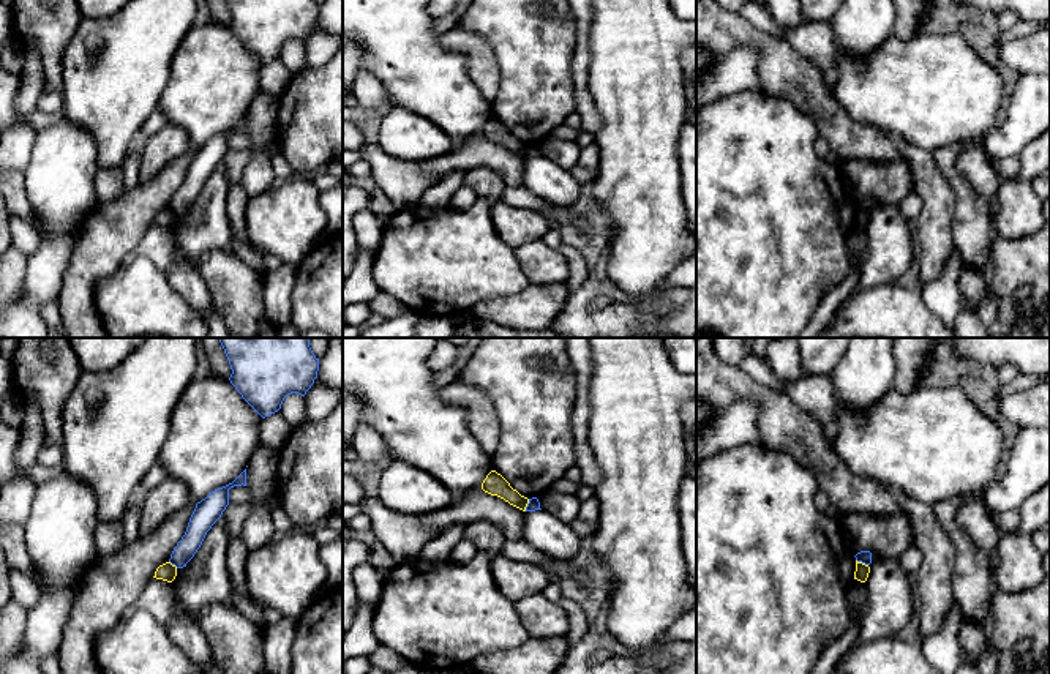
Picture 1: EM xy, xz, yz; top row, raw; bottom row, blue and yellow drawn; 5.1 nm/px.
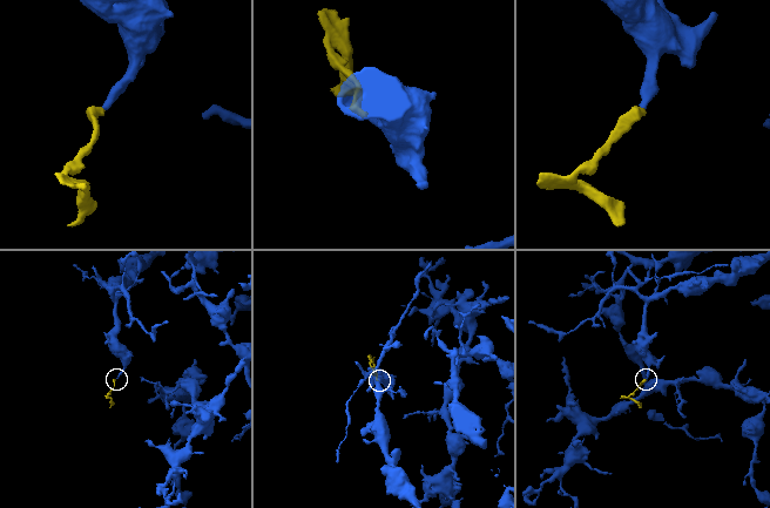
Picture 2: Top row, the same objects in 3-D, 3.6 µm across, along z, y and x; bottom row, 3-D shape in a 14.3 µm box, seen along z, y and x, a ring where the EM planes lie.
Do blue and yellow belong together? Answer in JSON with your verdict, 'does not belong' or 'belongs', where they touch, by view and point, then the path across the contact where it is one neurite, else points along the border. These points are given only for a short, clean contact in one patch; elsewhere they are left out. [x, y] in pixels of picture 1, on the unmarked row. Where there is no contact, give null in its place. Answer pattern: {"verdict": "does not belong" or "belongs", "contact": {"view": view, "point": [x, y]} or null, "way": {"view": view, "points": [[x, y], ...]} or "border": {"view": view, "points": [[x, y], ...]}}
{"verdict": "does not belong", "contact": {"view": "xz", "point": [528, 152]}, "border": {"view": "xz", "points": [[529, 146], [524, 157]]}}

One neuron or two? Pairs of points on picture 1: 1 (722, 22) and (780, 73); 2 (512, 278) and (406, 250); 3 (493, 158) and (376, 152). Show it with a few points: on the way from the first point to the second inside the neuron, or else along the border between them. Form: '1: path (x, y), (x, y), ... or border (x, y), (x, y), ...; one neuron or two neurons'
1: path (739, 30), (755, 37), (774, 56); one neuron
2: path (485, 267), (464, 261), (433, 259); one neuron
3: path (463, 158), (433, 171), (404, 171); one neuron

